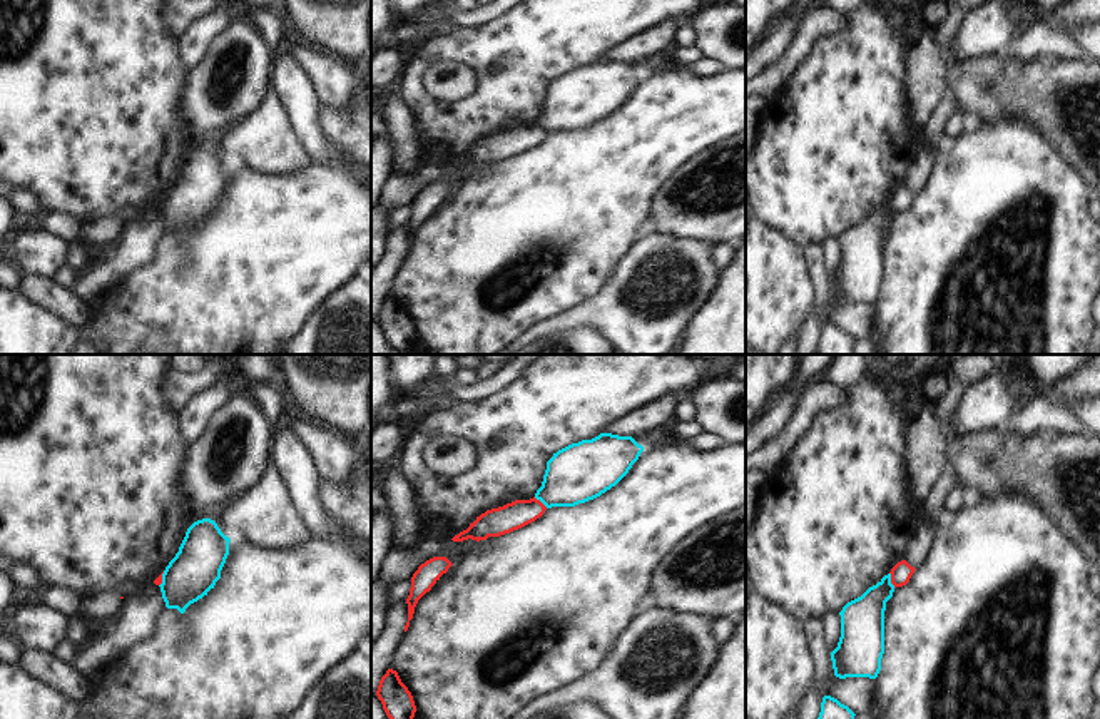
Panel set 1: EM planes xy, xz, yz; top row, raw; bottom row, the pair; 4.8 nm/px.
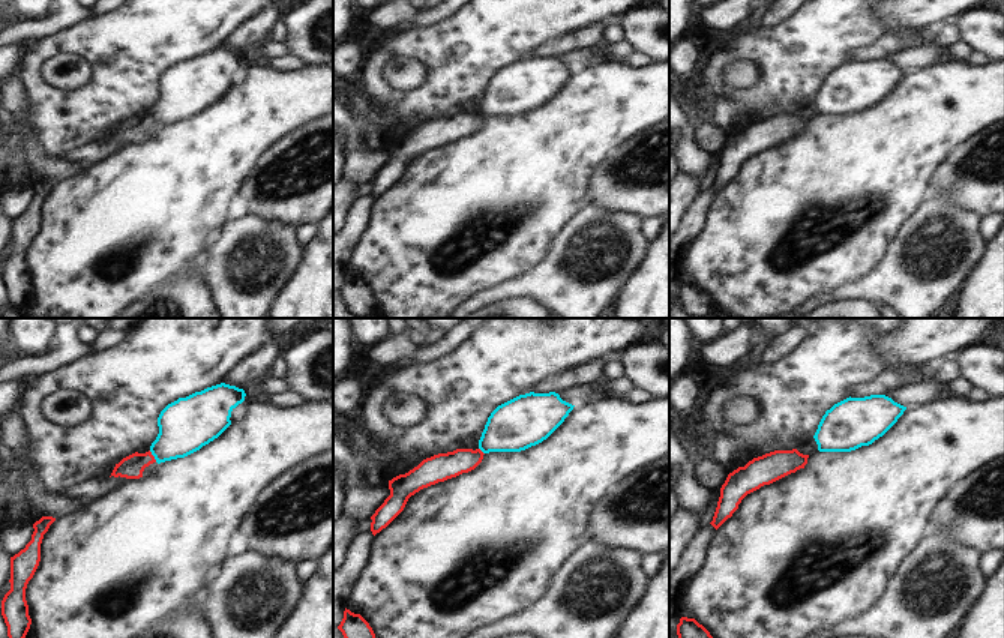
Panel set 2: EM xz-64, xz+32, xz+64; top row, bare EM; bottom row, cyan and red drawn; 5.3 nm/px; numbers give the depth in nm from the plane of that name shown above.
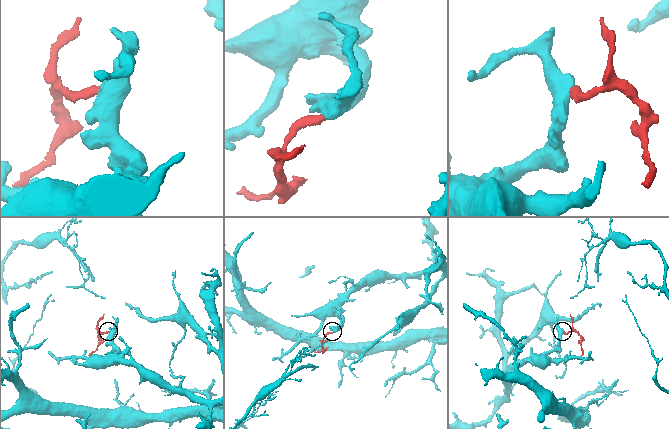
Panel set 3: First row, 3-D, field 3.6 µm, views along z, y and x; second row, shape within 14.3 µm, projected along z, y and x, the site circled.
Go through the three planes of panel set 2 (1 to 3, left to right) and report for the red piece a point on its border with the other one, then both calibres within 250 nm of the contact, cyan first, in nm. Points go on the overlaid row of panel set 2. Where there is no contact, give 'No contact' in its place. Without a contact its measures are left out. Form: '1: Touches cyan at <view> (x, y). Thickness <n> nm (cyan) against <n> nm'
1: Touches cyan at xz-64 (153, 455). Thickness 280 nm (cyan) against 130 nm
2: Touches cyan at xz+32 (480, 449). Thickness 280 nm (cyan) against 150 nm
3: No contact

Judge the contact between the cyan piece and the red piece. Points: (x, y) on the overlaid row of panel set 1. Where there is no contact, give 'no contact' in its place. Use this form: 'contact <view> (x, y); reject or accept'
contact yz (890, 581); reject

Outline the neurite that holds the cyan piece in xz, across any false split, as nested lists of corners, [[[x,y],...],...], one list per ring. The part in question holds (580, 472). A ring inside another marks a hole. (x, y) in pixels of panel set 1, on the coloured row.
[[[600,433],[572,443],[547,461],[535,498],[547,508],[575,507],[615,487],[639,460],[644,446],[632,436]]]

